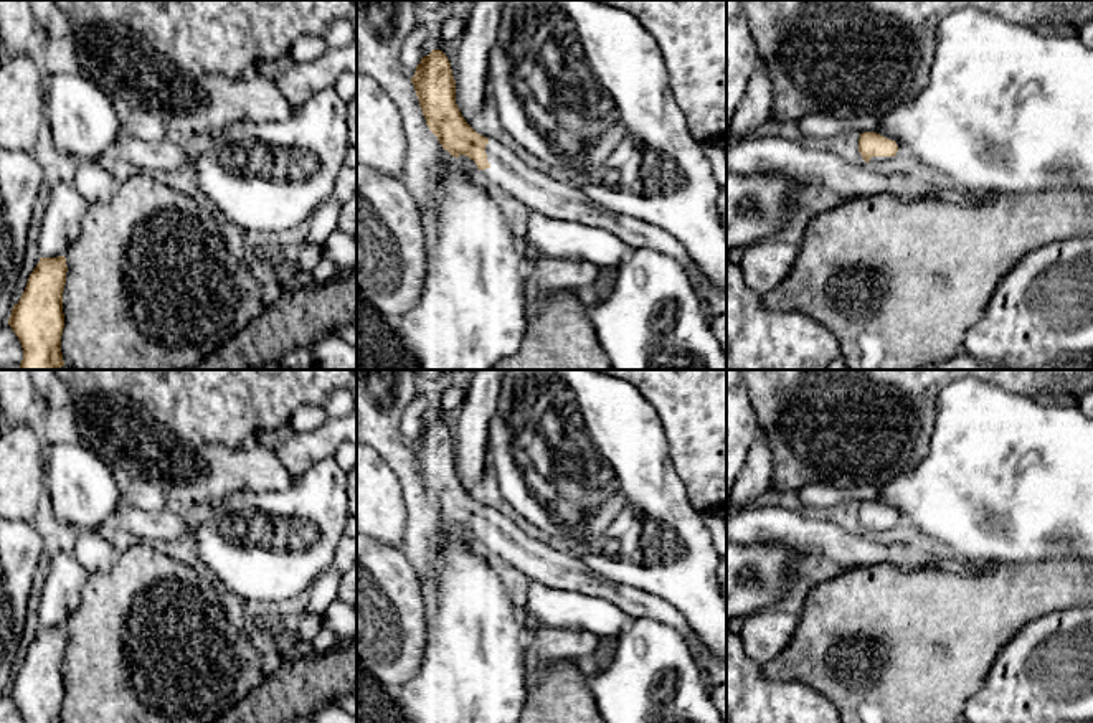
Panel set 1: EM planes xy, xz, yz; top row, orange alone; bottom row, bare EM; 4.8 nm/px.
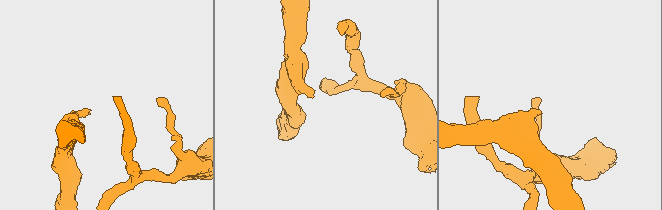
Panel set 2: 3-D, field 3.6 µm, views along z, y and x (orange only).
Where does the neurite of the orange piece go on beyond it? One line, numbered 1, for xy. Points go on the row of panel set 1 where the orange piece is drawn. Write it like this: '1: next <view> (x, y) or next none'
1: next none

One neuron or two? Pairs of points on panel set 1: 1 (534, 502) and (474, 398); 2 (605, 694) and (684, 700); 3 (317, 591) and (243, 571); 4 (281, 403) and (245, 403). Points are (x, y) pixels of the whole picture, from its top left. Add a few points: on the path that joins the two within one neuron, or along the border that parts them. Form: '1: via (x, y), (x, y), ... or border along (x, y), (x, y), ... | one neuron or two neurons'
1: border along (501, 387), (497, 406), (489, 425), (487, 446) | two neurons
2: via (633, 690), (661, 662), (677, 662), (686, 672) | one neuron
3: border along (331, 567), (306, 593) | two neurons
4: via (273, 403), (253, 403) | one neuron

